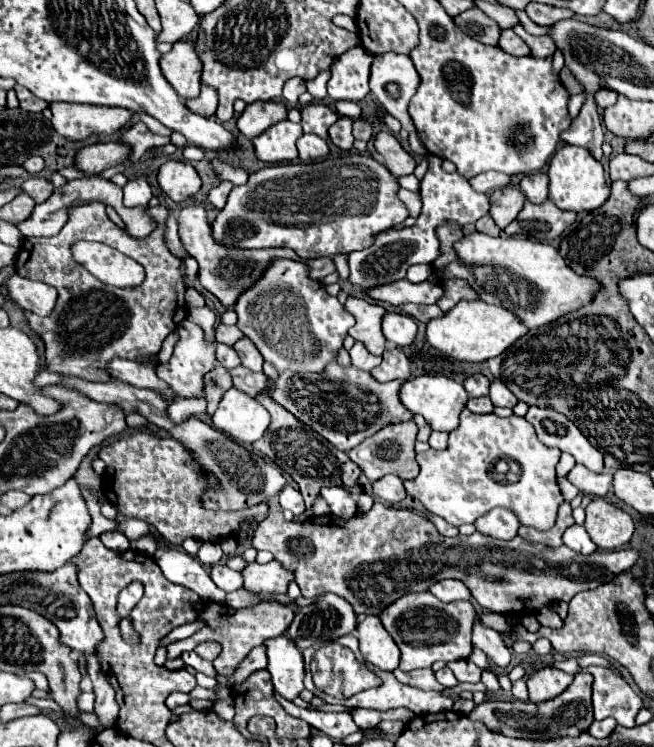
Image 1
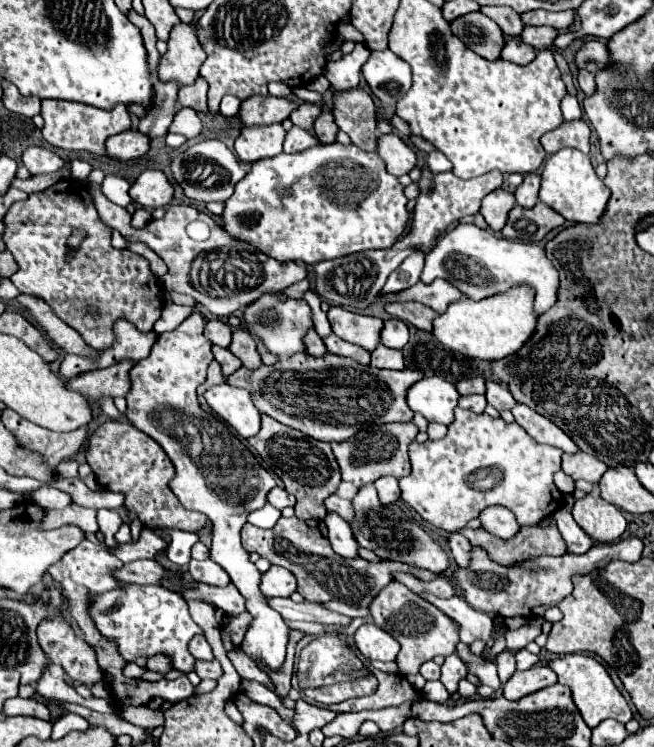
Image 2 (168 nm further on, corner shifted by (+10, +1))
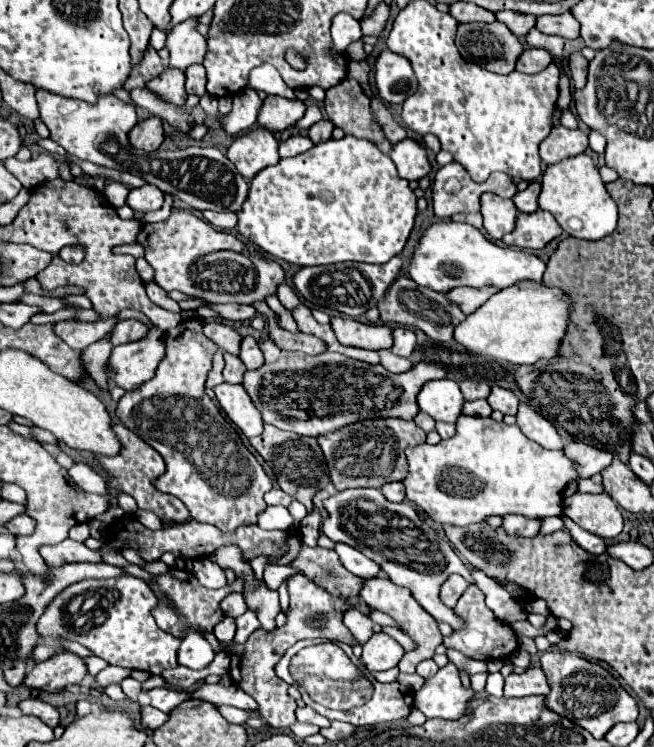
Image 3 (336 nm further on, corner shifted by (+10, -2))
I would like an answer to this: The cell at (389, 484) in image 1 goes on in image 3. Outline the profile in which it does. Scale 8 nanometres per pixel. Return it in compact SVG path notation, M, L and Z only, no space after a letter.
M389 482L381 488L383 496L389 500L389 502L403 502L405 500L405 486L403 482Z

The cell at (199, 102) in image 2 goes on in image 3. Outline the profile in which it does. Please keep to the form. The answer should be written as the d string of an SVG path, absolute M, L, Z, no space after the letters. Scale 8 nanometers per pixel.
M193 64L191 68L185 70L185 76L187 76L187 84L185 84L185 90L187 94L195 94L195 96L205 96L207 90L205 90L205 68L201 64Z

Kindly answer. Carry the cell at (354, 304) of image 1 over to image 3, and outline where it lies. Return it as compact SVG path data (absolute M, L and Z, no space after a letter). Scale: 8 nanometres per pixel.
M335 316L335 318L331 318L331 328L343 346L381 350L381 348L391 348L391 344L393 344L391 328L385 324L379 324L379 326L363 324L363 322L351 320L351 318Z

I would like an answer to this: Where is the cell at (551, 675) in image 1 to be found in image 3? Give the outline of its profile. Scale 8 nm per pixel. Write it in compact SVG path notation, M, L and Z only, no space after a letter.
M527 668L523 674L509 674L505 678L505 696L521 698L533 694L549 694L549 682L543 668Z

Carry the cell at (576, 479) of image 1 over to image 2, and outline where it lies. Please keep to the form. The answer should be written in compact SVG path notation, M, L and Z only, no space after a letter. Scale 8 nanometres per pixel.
M577 451L573 455L563 453L563 471L571 475L575 481L585 479L585 481L597 483L601 475L607 471L607 465L589 453Z

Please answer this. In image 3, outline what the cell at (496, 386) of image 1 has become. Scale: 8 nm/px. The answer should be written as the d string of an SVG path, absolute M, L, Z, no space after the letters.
M493 386L487 402L493 410L499 410L501 414L517 414L519 398L511 390L505 390L501 386Z

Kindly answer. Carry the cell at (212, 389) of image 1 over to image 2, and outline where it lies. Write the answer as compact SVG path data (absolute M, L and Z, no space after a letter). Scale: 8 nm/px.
M213 361L213 363L209 365L207 379L205 379L205 383L203 383L203 385L199 385L197 393L199 393L199 395L203 395L203 393L205 393L209 387L219 385L219 383L223 383L223 381L225 381L225 377L223 377L223 373L221 373L221 365L217 365L217 361Z

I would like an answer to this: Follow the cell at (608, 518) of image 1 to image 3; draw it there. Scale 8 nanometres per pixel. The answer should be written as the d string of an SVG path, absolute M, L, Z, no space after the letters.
M575 492L565 498L563 514L603 540L613 540L623 530L621 512L607 494Z

